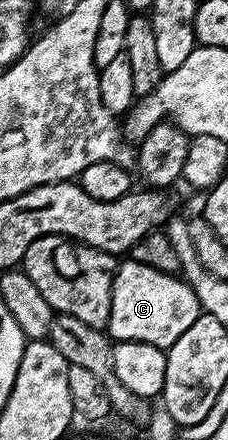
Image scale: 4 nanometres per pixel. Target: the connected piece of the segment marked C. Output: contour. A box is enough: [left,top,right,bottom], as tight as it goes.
[107,259,202,351]

